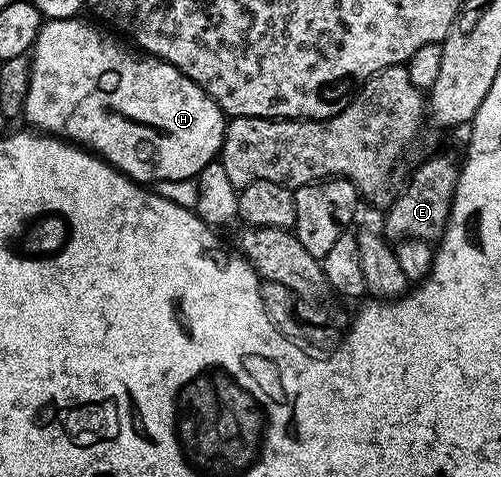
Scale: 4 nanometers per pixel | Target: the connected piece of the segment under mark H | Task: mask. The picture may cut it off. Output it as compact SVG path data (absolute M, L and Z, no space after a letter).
M82 17L52 18L44 21L39 30L35 45L29 51L31 59L31 75L29 76L29 88L23 101L22 117L27 118L26 125L44 134L50 134L56 138L62 138L72 144L78 144L86 148L92 154L100 157L116 170L122 172L126 178L132 178L140 184L156 184L161 181L181 181L186 178L198 179L199 173L211 162L216 161L220 150L223 148L223 134L227 130L228 119L210 96L193 80L184 76L176 66L170 66L161 58L154 57L138 48L132 49L122 37L114 33L99 35L95 26L82 22Z

